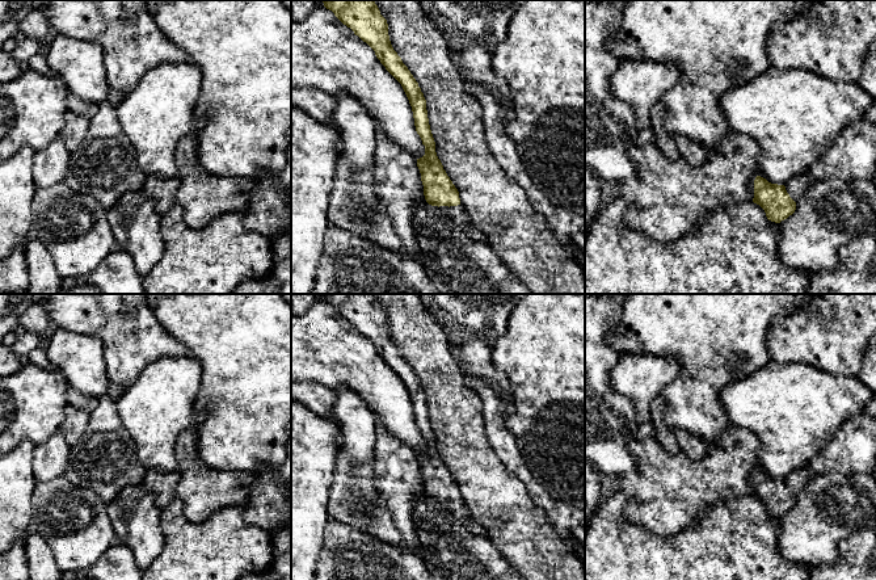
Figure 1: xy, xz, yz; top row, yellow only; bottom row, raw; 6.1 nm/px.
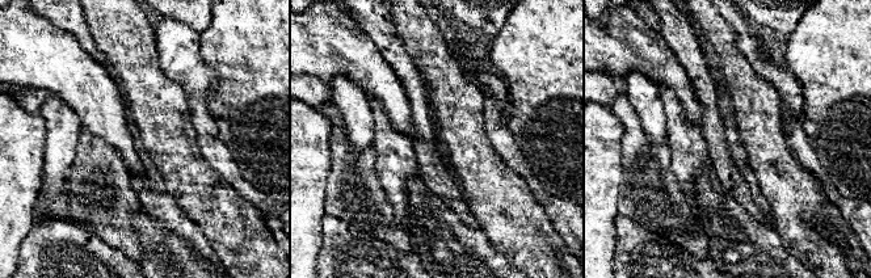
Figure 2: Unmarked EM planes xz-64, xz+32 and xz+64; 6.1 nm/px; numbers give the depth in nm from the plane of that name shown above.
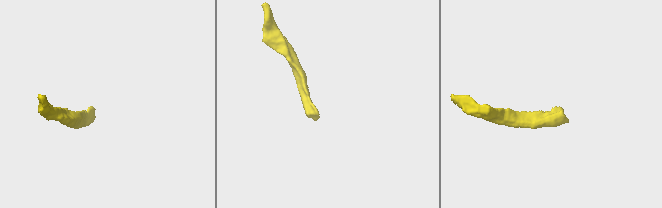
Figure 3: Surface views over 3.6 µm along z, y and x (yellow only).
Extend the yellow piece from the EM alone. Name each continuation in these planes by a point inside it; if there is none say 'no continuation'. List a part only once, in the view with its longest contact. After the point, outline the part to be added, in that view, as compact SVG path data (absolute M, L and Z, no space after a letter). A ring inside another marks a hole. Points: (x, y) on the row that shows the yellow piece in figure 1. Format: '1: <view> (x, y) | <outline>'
1: xz (458, 214) | M463 205L439 206L439 210L451 219L460 230L476 241L487 243L487 236L471 222L471 218Z

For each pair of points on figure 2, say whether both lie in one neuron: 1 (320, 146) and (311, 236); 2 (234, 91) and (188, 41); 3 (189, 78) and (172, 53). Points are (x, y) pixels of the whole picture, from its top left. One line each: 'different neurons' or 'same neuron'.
1: same neuron
2: different neurons
3: same neuron

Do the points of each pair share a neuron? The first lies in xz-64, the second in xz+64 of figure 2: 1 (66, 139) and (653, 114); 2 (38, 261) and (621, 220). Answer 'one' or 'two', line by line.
1: one
2: one

